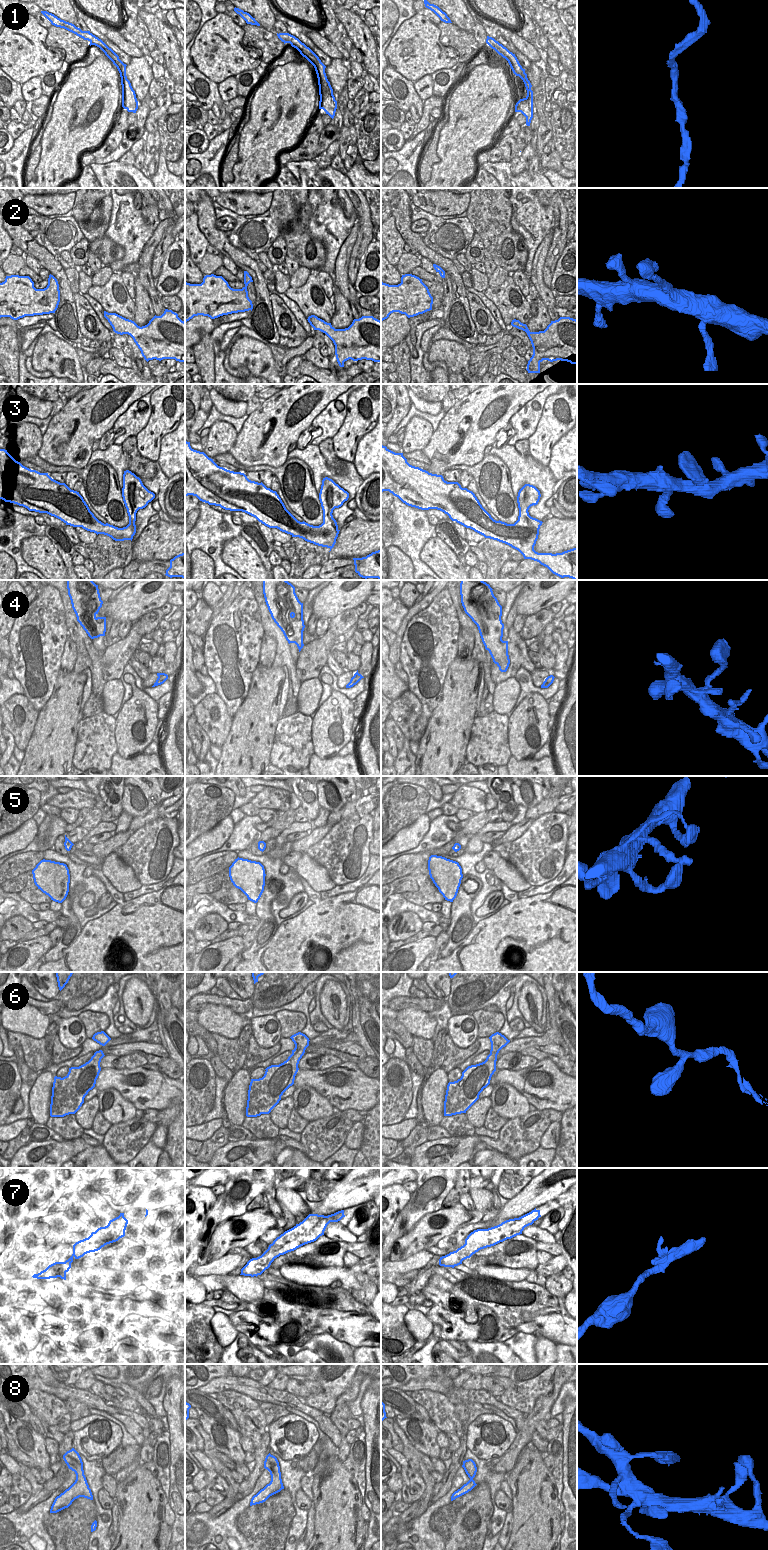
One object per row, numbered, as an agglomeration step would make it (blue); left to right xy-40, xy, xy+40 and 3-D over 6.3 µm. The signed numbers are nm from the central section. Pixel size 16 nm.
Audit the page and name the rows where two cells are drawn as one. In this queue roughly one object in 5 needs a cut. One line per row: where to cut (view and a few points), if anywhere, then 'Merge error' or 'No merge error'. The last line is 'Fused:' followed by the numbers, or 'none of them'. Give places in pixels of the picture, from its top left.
1: No split. No merge error
2: No split. No merge error
3: No split. No merge error
4: No split. No merge error
5: No split. No merge error
6: No split. No merge error
7: No split. No merge error
8: No split. No merge error
Fused: none of them.

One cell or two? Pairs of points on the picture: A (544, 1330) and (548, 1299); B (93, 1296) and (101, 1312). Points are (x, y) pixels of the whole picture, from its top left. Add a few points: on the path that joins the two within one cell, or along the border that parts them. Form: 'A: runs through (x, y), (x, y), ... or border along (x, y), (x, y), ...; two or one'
A: border along (536, 1311), (536, 1315), (530, 1321); two
B: runs through (93, 1300), (101, 1308); one

